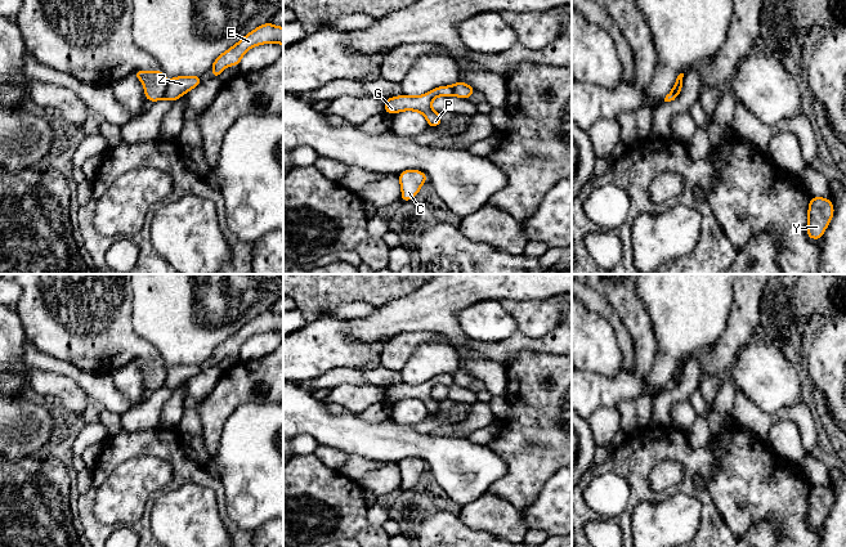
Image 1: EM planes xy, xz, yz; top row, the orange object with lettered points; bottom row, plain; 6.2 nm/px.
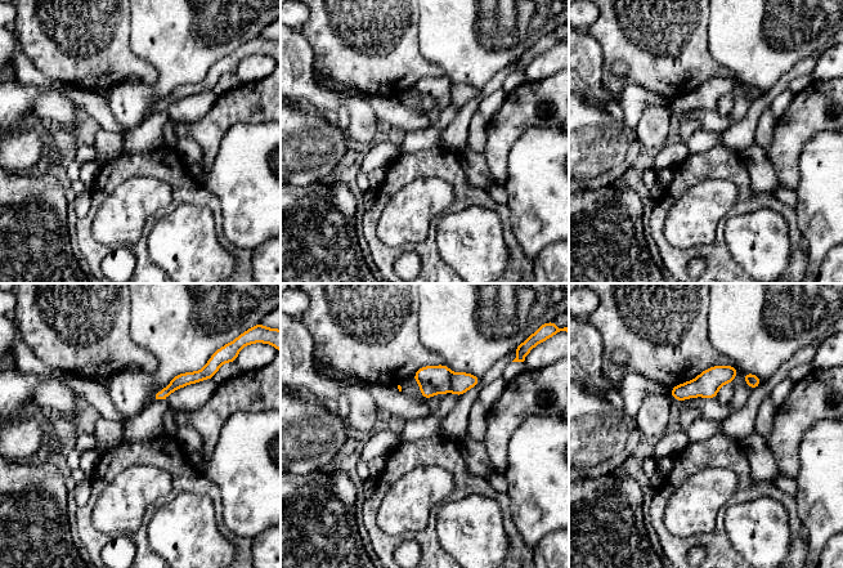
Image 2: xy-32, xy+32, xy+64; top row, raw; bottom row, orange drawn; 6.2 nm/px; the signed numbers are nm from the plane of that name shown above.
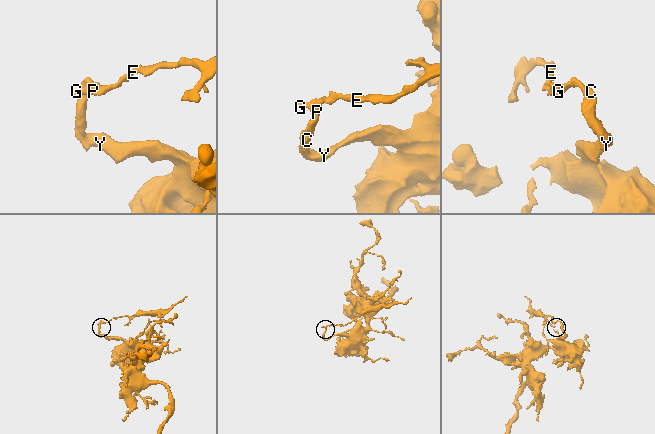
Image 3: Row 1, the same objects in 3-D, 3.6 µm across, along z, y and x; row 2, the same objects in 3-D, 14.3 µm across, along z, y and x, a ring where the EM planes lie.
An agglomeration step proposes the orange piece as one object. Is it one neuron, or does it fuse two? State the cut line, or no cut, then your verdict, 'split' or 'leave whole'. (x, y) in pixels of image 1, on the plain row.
cut xy (166, 371), (161, 386); split

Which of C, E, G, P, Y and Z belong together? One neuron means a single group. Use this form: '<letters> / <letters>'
C G P Y / E Z

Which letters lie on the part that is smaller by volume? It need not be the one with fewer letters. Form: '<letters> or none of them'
E, Z

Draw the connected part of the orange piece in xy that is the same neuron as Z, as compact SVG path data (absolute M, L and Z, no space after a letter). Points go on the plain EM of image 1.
M178 364L166 371L166 377L162 387L174 390L191 377L202 372L201 364Z

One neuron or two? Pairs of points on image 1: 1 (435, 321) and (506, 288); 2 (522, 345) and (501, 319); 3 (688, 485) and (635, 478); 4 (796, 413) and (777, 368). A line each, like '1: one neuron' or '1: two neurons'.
1: one neuron
2: two neurons
3: one neuron
4: two neurons

